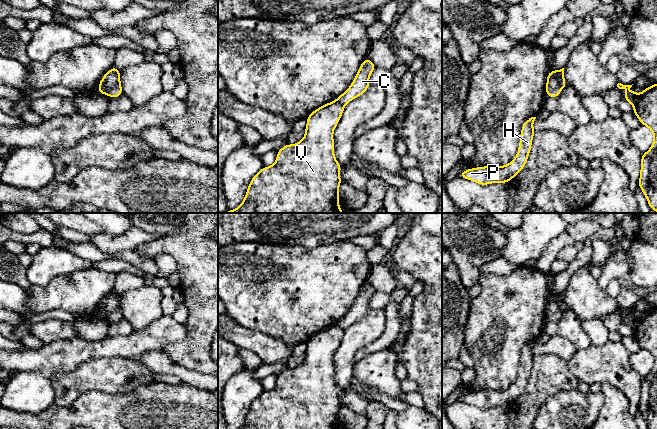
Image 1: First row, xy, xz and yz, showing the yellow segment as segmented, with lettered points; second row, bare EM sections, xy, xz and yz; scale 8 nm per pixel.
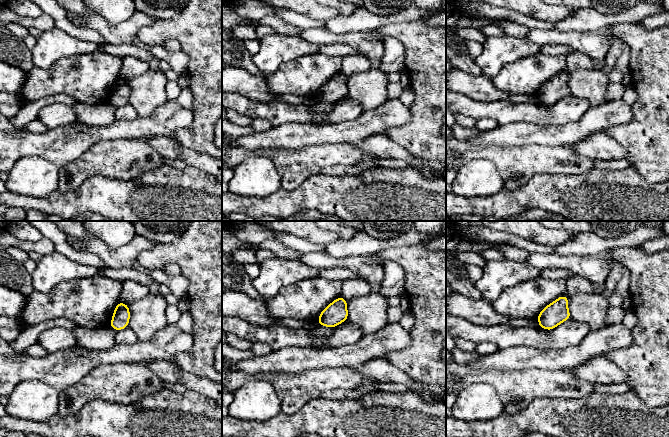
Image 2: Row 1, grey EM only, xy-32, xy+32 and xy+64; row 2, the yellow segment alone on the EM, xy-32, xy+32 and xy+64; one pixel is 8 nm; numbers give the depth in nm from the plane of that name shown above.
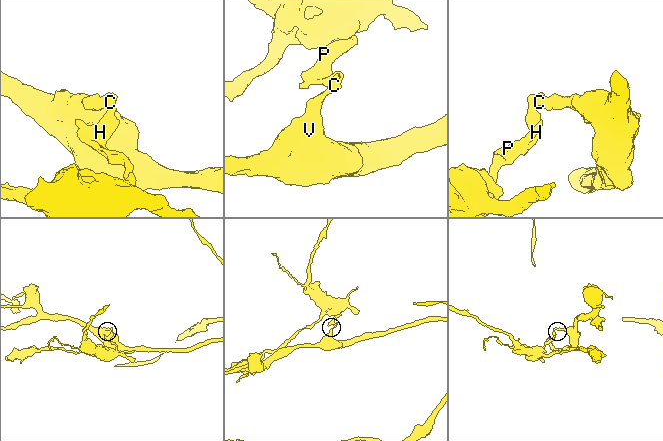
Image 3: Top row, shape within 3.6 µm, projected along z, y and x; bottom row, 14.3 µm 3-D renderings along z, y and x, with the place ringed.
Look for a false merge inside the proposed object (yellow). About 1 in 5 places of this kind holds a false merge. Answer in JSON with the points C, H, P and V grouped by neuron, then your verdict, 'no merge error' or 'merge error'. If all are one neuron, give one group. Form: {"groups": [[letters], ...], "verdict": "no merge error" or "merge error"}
{"groups": [["C", "H", "P"], ["V"]], "verdict": "merge error"}

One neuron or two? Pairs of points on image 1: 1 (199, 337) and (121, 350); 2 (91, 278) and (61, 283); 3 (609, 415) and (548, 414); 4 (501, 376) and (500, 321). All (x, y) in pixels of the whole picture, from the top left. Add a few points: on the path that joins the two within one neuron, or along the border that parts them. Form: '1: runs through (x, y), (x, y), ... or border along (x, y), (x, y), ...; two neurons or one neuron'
1: border along (184, 324), (186, 336), (168, 343), (162, 351); two neurons
2: runs through (84, 285), (68, 285); one neuron
3: border along (602, 392), (604, 405), (596, 418); two neurons
4: runs through (500, 362), (500, 335); one neuron

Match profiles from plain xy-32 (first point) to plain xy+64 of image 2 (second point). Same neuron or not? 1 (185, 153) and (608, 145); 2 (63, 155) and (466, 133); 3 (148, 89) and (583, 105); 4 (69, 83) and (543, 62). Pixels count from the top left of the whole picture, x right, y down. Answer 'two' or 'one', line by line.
1: one
2: two
3: two
4: one

